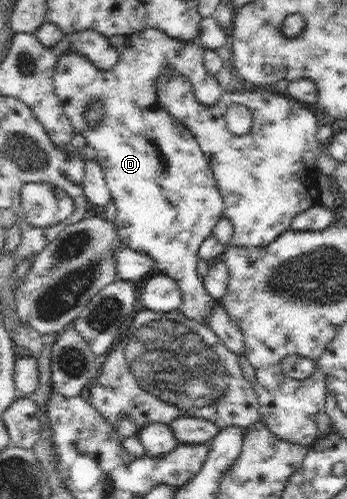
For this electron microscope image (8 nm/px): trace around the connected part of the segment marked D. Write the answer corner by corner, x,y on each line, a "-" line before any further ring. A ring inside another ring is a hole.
214,16
201,17
200,30
198,31
198,36
195,38
193,42
184,42
183,40
179,40
179,38
172,38
169,34
166,34
163,30
157,28
147,28
138,31
137,33
129,34
126,38
126,44
121,49
119,61
110,69
110,70
100,70
97,66
94,66
92,62
90,62
85,56
82,56
78,53
66,53
63,57
60,57
57,60
54,72
54,88
57,99
59,100
59,104
62,105
64,114
68,117
68,120
72,123
73,129
75,130
75,134
81,135
86,138
87,145
92,147
96,151
96,161
102,167
102,171
104,172
104,177
106,180
106,185
111,192
112,199
114,205
117,209
117,216
115,221
113,222
116,227
116,232
118,236
123,240
124,244
128,247
137,250
138,252
147,254
150,258
154,259
155,268
157,272
161,272
162,274
174,279
178,287
180,288
181,295
183,298
181,310
183,313
192,320
196,322
201,322
202,324
207,324
207,318
211,315
213,308
217,302
215,298
212,298
208,292
206,292
206,288
204,288
203,279
198,276
197,272
197,262
199,261
199,248
201,244
208,238
211,234
213,234
213,228
223,217
224,212
224,200
222,199
222,195
220,194
220,189
218,189
218,183
216,183
216,179
214,179
214,173
212,173
212,167
210,167
210,161
204,155
204,152
200,149
200,145
196,141
194,135
192,135
192,131
188,130
184,124
180,124
163,106
159,103
157,97
157,78
164,74
167,71
167,68
171,68
171,70
175,70
175,72
179,72
182,76
185,76
189,83
191,84
191,89
194,93
194,98
200,104
206,105
207,107
211,107
215,105
226,92
219,83
216,77
213,74
207,72
205,64
204,64
204,49
209,48
212,50
218,50
225,42
228,34
226,30
220,26
220,23
217,21
217,18
-
95,98
99,98
101,103
103,104
103,117
93,126
91,127
87,123
87,118
85,117
85,112
87,111
85,108
87,106
91,106
91,102
95,100

